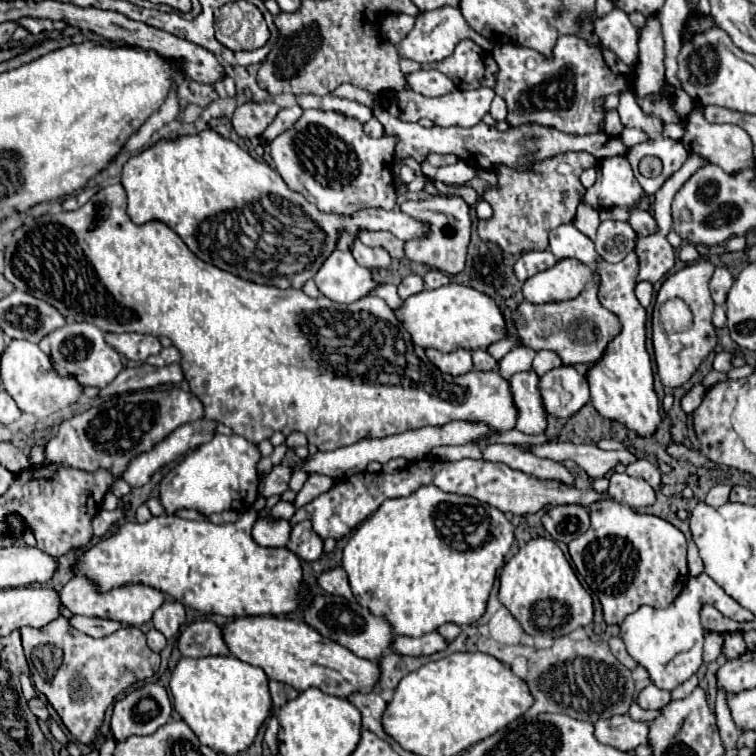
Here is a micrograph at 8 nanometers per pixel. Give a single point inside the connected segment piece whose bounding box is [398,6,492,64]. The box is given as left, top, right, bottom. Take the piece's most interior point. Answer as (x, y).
(435, 34)

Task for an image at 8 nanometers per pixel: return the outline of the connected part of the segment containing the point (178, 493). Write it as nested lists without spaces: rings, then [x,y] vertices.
[[[214,434],[210,442],[190,452],[176,468],[172,468],[162,478],[160,504],[166,514],[174,514],[182,508],[194,508],[206,516],[224,510],[234,510],[242,514],[258,498],[258,460],[260,452],[246,438],[236,434]]]

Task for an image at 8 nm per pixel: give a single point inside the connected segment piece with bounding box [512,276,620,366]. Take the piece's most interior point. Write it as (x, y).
(578, 330)

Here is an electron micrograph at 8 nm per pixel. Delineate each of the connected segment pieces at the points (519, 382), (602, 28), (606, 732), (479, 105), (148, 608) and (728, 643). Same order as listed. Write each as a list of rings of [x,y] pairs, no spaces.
[[[532,370],[516,372],[510,380],[510,392],[514,394],[514,406],[518,410],[516,428],[524,434],[542,434],[546,430],[546,412],[538,392],[538,374]]]
[[[612,10],[610,14],[594,20],[594,34],[598,34],[602,46],[616,52],[616,56],[626,64],[638,62],[638,38],[640,30],[628,20],[622,10]]]
[[[614,716],[594,722],[594,736],[612,748],[632,752],[636,746],[648,742],[648,724],[636,722],[630,716]]]
[[[478,88],[478,90],[454,90],[450,94],[442,94],[438,98],[426,98],[422,94],[416,94],[412,90],[388,90],[382,94],[384,102],[382,106],[388,112],[398,114],[400,120],[406,122],[418,122],[420,118],[430,118],[436,126],[462,126],[462,128],[470,128],[474,124],[478,124],[484,114],[488,114],[490,110],[490,102],[494,98],[494,90],[492,88]]]
[[[74,576],[60,592],[62,604],[72,612],[72,614],[82,614],[82,616],[98,616],[98,618],[110,618],[122,624],[132,624],[140,626],[152,618],[152,614],[164,604],[164,594],[156,588],[144,586],[144,584],[128,584],[114,588],[106,594],[98,594],[96,586],[88,582],[84,576]]]
[[[734,632],[734,634],[724,634],[724,648],[722,654],[726,656],[726,660],[734,660],[738,656],[742,656],[746,652],[746,644],[742,638],[742,632]]]

